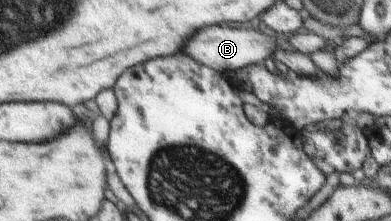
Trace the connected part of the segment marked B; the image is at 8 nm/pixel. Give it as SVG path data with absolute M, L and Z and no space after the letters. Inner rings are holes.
M210 26L208 30L200 30L200 34L194 34L194 38L188 38L188 42L182 48L182 52L188 54L198 64L213 68L214 71L219 73L224 73L225 71L235 72L248 65L270 64L270 60L273 59L272 54L276 50L296 51L286 38L280 38L280 36L276 35L269 36L248 26L242 26L242 28Z

